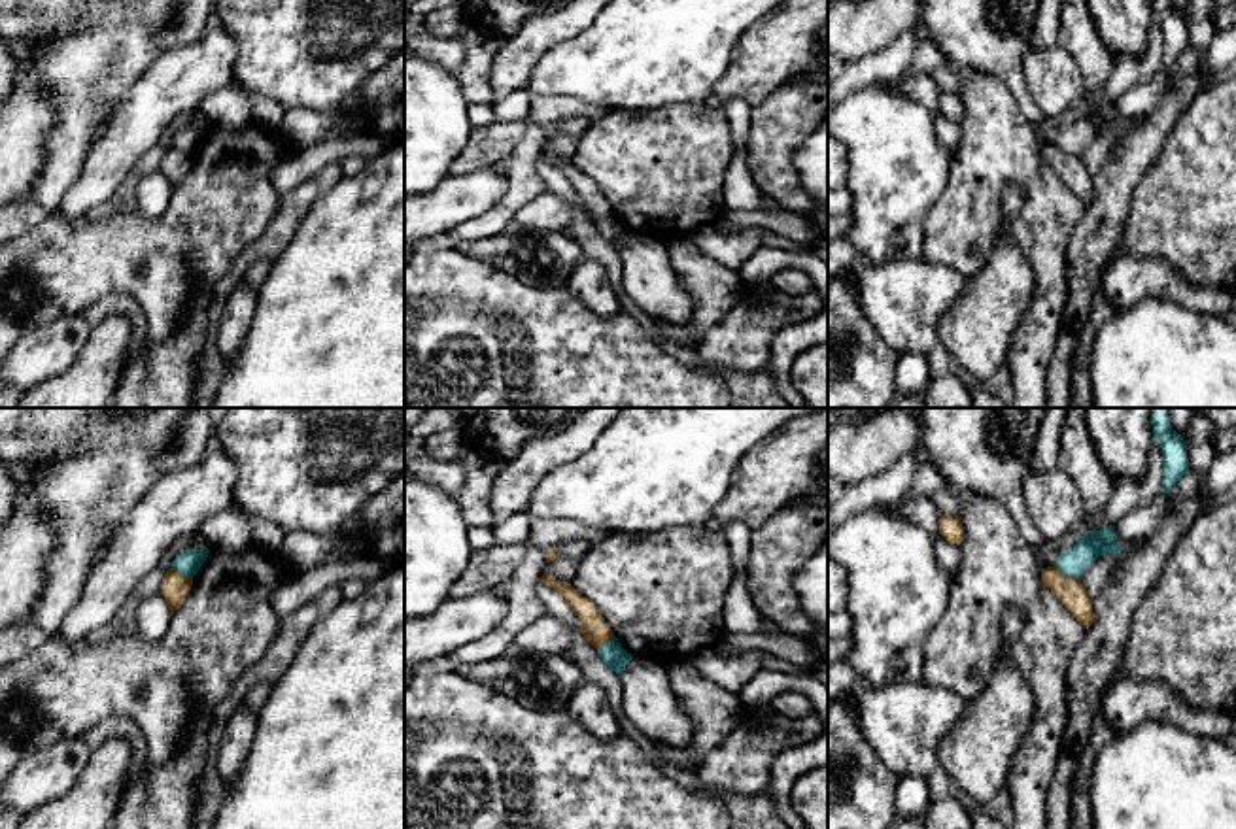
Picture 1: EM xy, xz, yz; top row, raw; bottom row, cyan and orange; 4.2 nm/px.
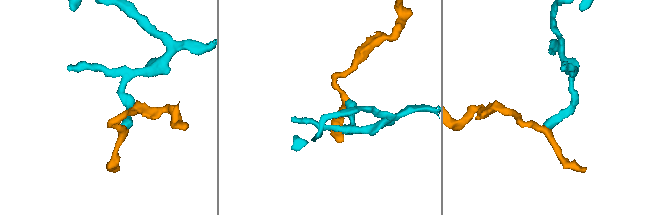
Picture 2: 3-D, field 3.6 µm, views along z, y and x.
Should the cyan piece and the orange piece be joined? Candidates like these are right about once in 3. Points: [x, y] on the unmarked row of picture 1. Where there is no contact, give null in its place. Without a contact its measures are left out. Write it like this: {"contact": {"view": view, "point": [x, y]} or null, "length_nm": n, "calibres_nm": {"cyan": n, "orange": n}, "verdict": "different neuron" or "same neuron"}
{"contact": {"view": "yz", "point": [1066, 152]}, "length_nm": 120, "calibres_nm": {"cyan": 120, "orange": 120}, "verdict": "different neuron"}

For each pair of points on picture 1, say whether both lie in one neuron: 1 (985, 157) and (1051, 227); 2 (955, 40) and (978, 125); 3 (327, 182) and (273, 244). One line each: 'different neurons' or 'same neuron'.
1: same neuron
2: different neurons
3: same neuron

